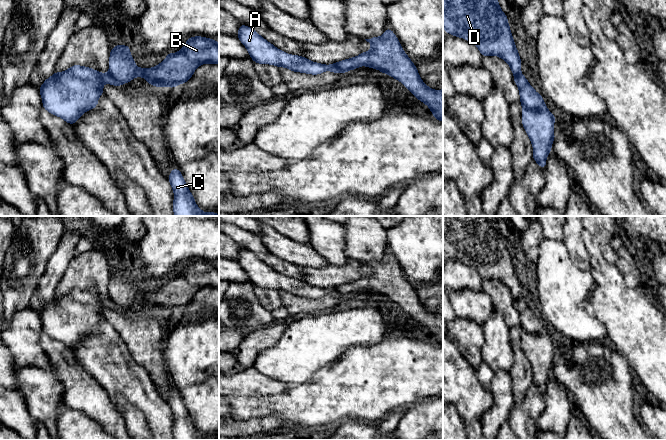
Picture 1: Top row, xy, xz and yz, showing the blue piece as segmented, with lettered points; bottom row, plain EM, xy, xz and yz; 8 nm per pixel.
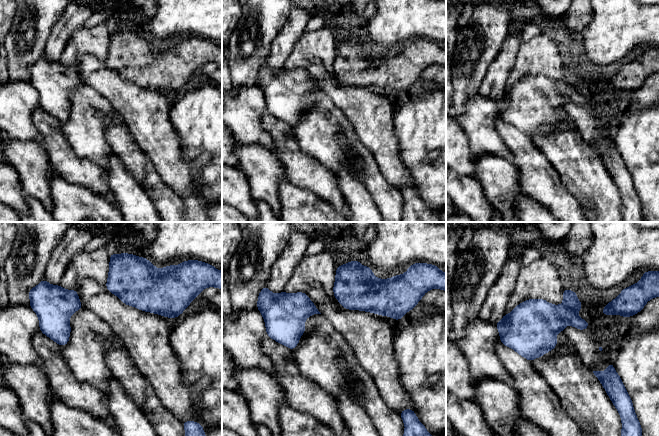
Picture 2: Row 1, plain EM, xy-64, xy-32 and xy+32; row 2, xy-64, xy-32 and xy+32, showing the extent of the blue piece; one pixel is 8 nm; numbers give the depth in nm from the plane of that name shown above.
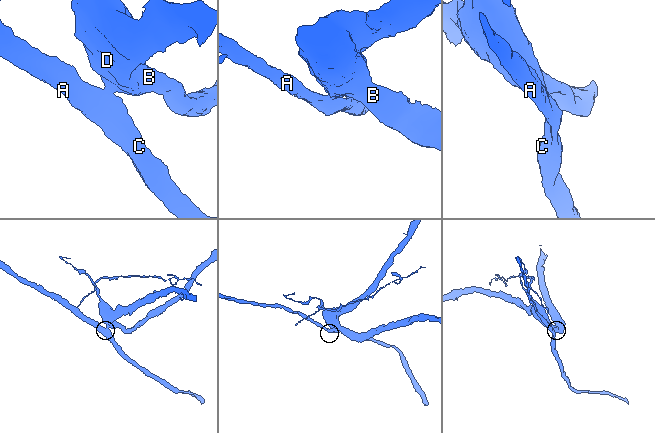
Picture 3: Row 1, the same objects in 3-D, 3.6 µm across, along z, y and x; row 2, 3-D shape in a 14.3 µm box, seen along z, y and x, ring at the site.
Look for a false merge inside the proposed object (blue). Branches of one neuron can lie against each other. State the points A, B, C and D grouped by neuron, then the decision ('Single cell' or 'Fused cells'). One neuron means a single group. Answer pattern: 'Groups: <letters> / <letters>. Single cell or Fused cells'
Groups: A C / B D. Fused cells

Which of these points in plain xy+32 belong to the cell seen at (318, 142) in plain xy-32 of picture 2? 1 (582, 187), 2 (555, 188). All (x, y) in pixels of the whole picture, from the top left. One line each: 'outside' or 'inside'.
1: inside
2: outside

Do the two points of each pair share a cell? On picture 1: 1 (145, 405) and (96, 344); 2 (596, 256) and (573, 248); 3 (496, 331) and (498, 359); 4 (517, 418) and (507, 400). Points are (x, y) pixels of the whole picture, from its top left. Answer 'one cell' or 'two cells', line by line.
1: one cell
2: two cells
3: one cell
4: two cells

